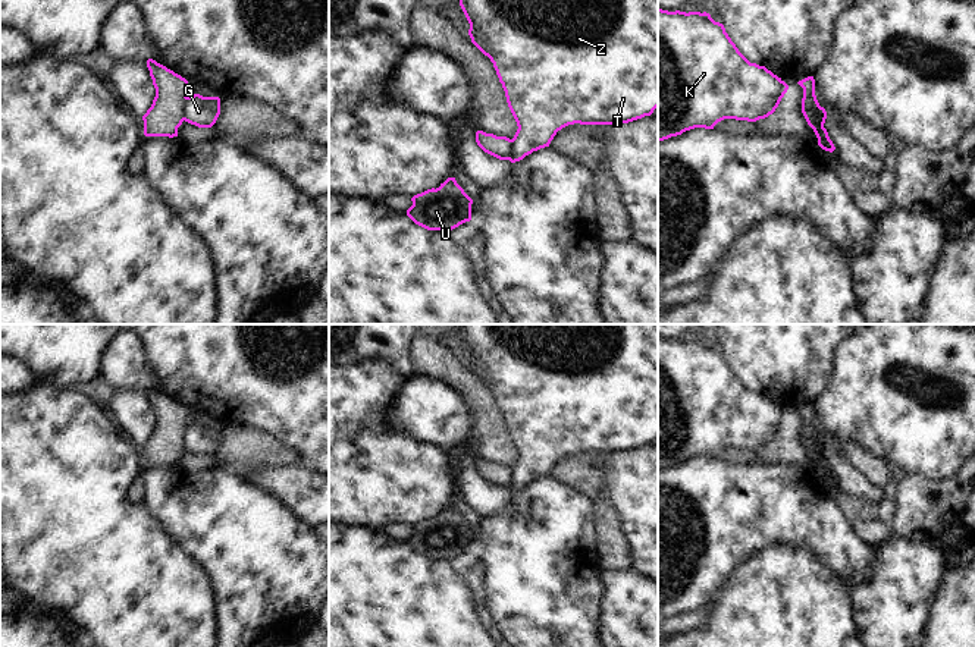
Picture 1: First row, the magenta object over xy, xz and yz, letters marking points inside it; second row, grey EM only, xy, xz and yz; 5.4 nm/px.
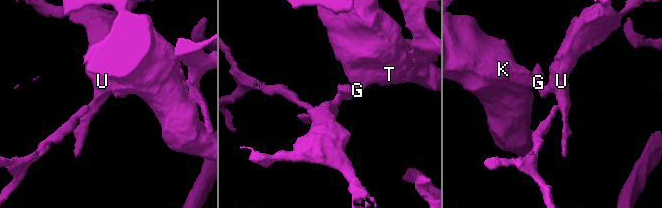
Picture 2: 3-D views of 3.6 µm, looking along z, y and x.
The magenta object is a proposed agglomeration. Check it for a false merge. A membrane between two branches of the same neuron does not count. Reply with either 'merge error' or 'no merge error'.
merge error

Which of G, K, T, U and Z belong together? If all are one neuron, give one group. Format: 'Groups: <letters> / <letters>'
Groups: G K T Z / U.

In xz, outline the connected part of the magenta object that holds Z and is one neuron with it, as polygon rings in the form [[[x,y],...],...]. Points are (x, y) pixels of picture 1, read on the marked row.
[[[460,0],[460,6],[470,23],[471,43],[493,63],[518,126],[511,139],[511,163],[549,147],[557,132],[568,125],[621,125],[650,116],[658,107],[658,0]]]

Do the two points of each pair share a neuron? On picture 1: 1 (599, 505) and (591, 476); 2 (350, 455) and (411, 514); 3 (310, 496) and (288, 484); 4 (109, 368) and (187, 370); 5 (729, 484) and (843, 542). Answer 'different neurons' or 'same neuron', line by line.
1: same neuron
2: same neuron
3: same neuron
4: different neurons
5: same neuron

